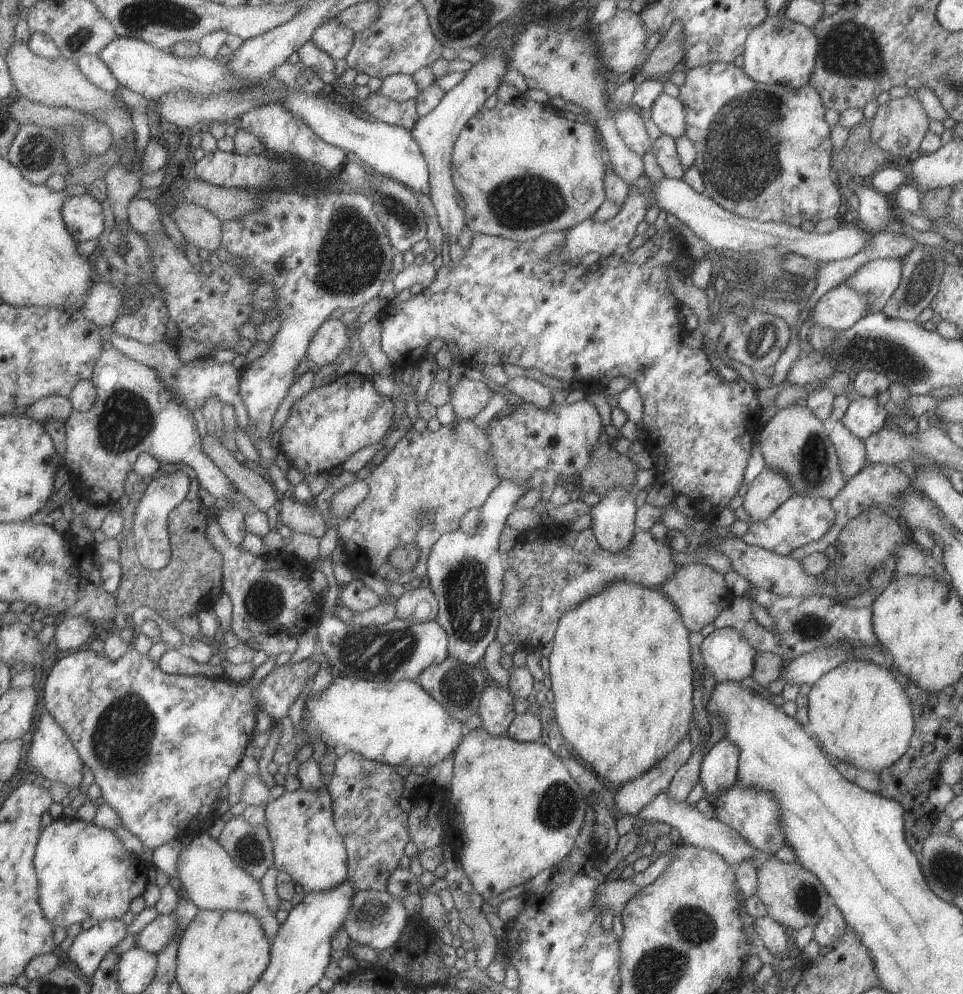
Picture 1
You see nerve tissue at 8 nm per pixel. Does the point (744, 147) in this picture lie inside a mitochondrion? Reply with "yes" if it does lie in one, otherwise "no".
yes

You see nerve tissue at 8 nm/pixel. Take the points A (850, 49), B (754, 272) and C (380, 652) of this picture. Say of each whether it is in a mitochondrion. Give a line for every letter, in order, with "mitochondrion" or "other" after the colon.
A: mitochondrion
B: mitochondrion
C: mitochondrion

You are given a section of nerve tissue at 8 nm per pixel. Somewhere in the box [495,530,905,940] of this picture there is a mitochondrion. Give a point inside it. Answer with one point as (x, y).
(557, 805)

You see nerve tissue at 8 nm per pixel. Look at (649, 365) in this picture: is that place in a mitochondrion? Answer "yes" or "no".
yes

